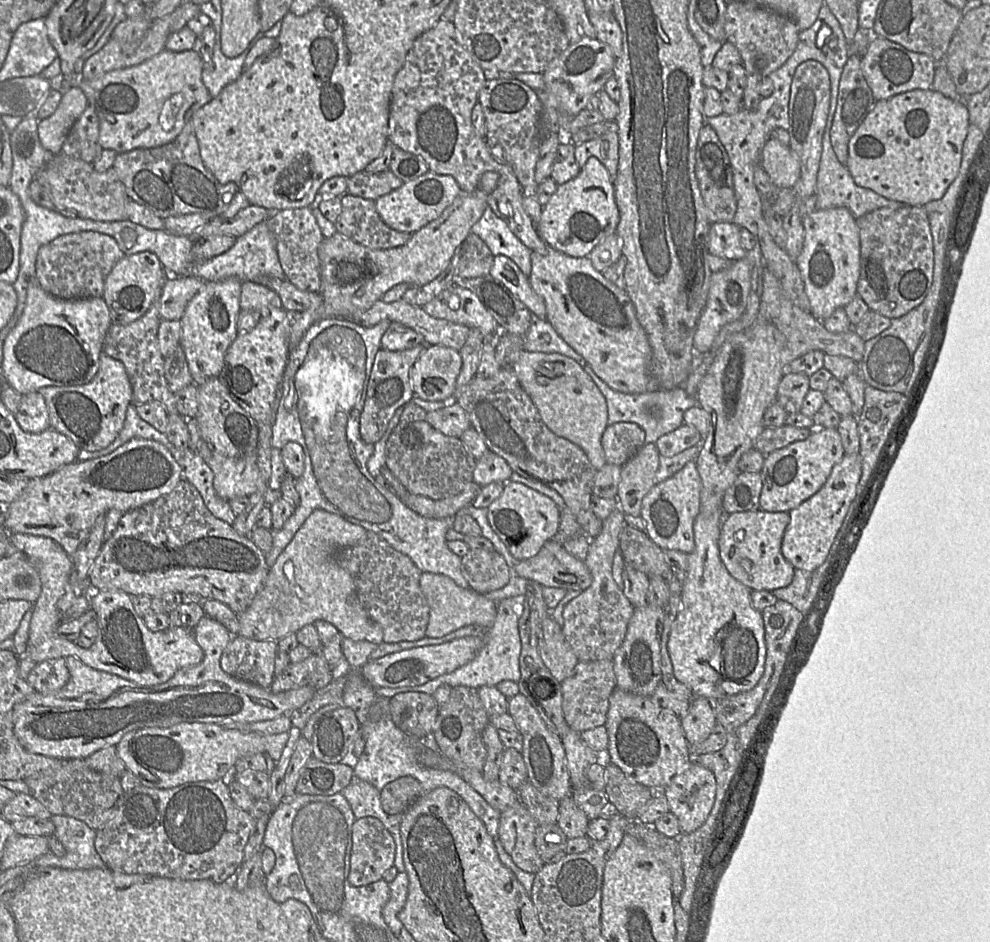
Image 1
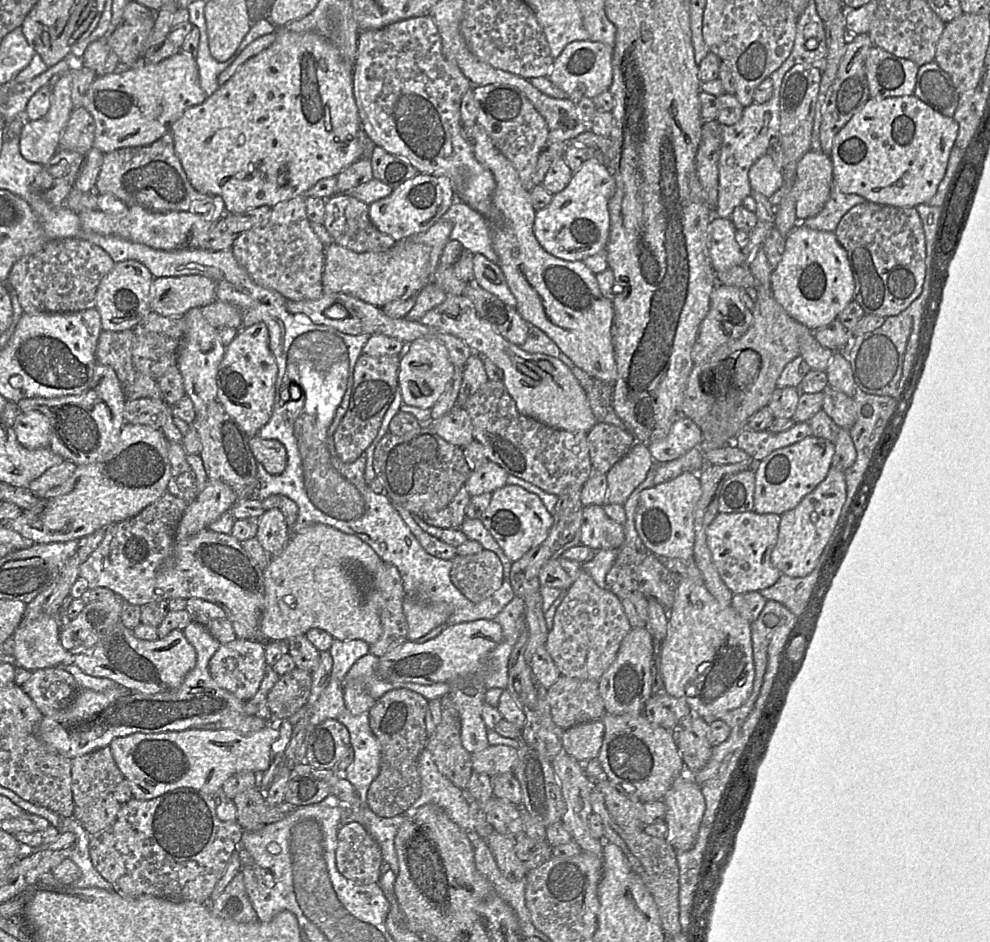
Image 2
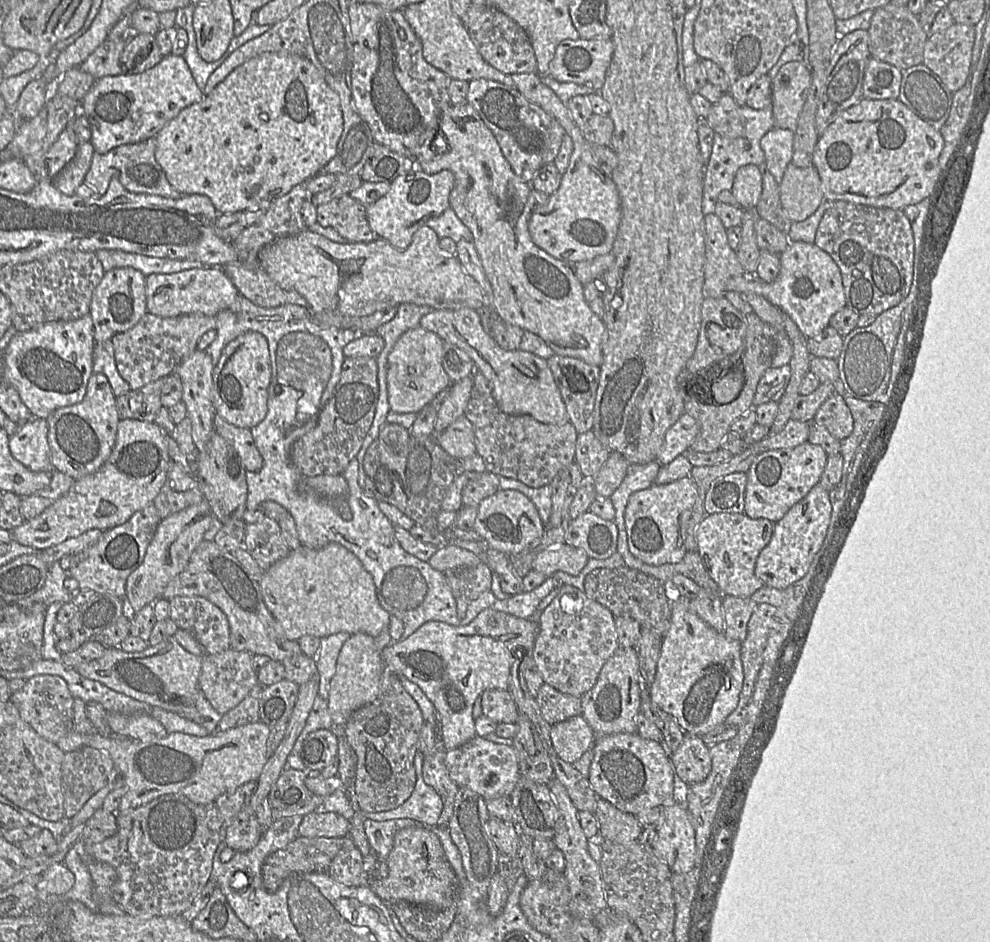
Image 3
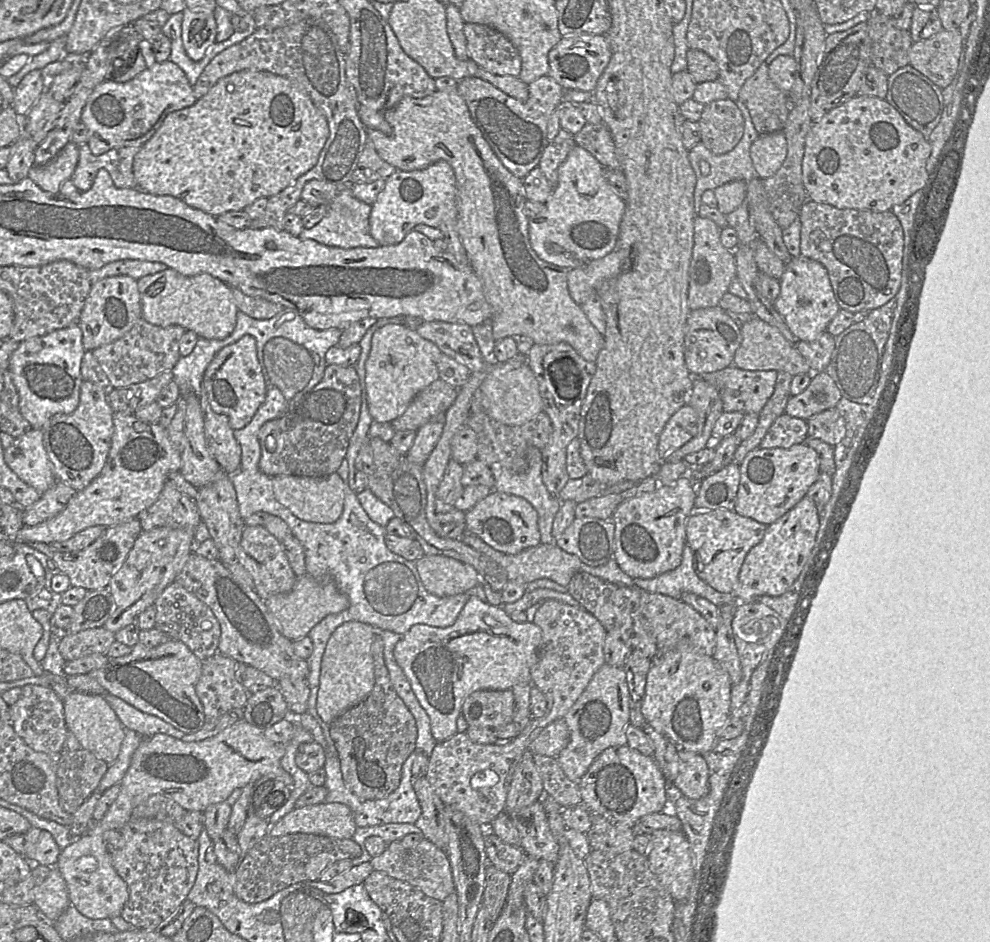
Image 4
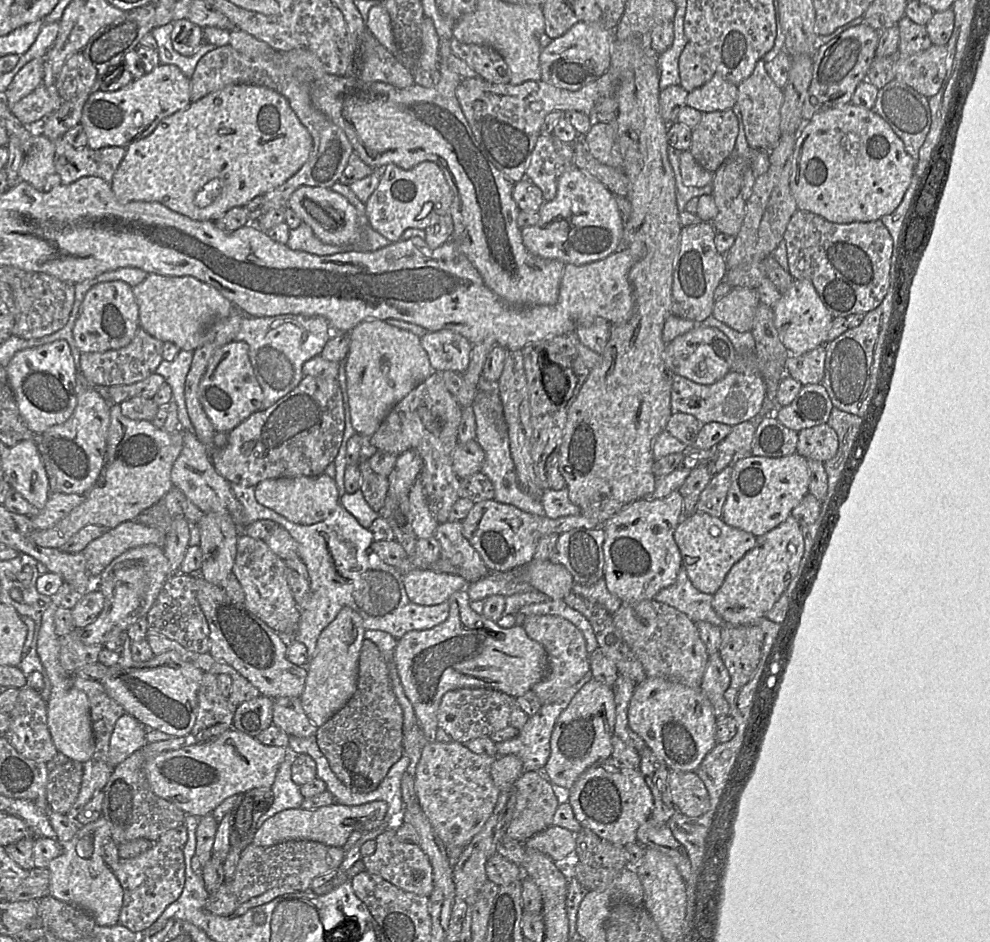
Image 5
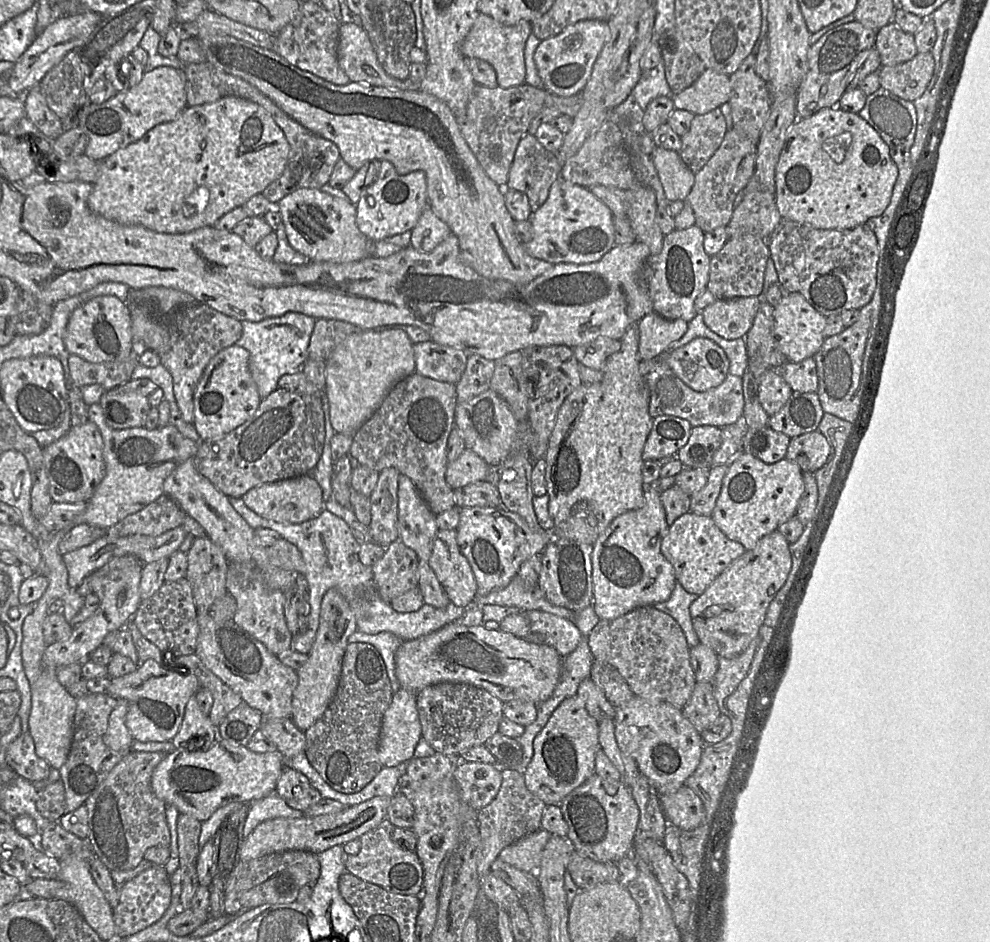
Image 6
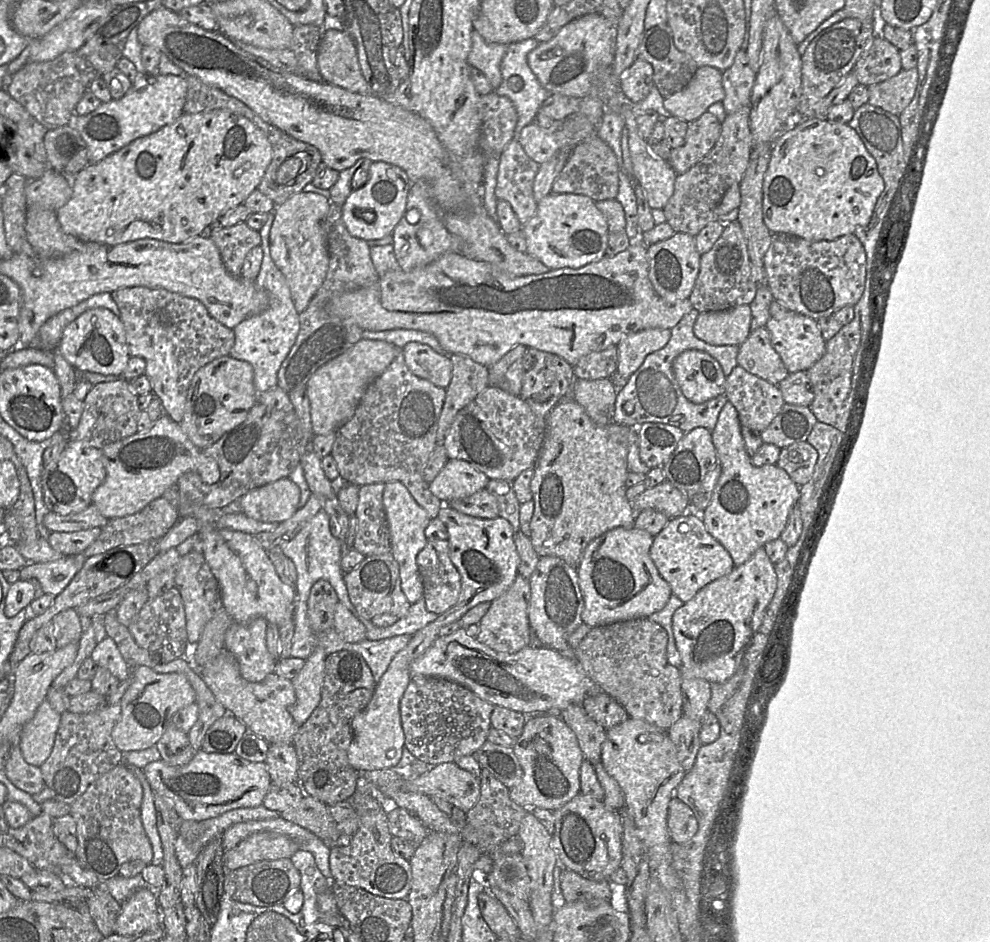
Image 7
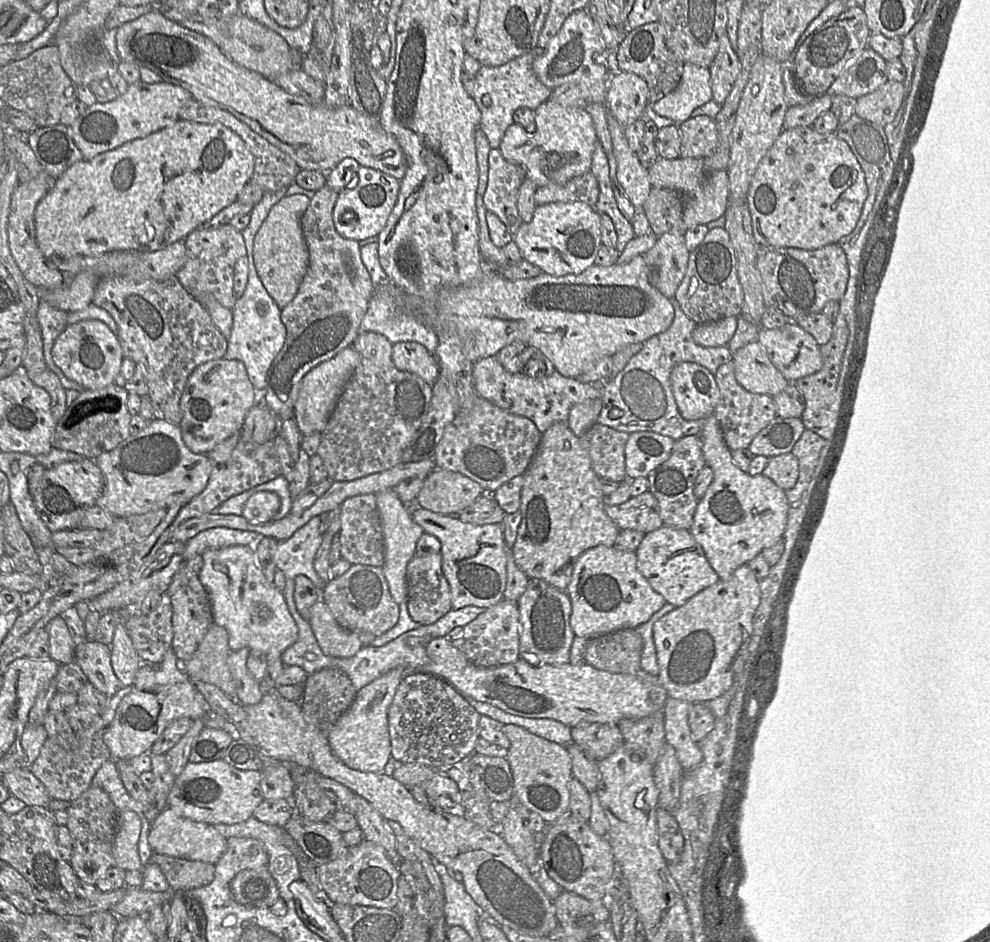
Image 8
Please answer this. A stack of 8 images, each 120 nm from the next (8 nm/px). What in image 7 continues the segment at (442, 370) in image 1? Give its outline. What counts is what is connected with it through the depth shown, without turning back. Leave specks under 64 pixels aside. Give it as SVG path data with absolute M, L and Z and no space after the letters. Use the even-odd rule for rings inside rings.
M361 339L343 354L321 366L305 386L310 404L311 432L314 436L336 432L355 413L367 387L379 377L398 356L401 349L394 344L381 340Z

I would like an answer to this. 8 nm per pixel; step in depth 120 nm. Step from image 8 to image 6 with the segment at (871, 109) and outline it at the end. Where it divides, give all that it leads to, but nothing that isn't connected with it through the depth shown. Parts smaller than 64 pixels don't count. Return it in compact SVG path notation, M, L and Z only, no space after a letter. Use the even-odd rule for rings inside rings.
M931 51L918 53L909 61L882 66L879 69L880 87L903 100L914 102L924 94L934 68L935 61Z

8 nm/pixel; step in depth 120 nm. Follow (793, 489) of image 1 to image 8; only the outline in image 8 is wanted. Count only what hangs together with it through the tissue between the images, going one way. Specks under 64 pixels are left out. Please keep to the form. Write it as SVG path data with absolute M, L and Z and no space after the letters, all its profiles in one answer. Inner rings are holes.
M714 414L705 419L699 435L706 465L712 468L714 478L704 496L698 500L689 531L702 547L719 579L727 580L738 567L754 559L764 549L783 541L788 520L788 500L785 490L770 478L762 474L751 476L735 465L732 451L725 443Z

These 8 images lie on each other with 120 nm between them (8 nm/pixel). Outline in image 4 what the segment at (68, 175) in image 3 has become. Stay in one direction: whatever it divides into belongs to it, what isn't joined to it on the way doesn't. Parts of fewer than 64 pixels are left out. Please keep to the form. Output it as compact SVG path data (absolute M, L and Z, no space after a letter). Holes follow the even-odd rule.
M69 142L48 163L35 165L28 172L28 178L43 191L60 193L63 182L70 180L79 160L79 145Z

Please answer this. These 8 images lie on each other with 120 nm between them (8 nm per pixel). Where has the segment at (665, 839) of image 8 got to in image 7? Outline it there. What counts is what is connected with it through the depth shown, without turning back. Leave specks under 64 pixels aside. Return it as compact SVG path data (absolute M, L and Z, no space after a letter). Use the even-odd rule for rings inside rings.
M676 797L669 802L667 827L671 841L678 844L689 841L698 829L693 811Z

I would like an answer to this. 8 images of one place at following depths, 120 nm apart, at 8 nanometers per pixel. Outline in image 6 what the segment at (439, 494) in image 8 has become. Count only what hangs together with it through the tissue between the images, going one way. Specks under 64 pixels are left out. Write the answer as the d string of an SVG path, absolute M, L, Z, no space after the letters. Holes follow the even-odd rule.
M465 449L456 460L448 464L445 479L453 489L486 480L489 465L475 452Z

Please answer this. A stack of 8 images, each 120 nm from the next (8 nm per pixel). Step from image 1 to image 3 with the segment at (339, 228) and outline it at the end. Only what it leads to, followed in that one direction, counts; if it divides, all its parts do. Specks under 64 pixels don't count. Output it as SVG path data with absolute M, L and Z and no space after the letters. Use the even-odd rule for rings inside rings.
M344 195L317 207L317 222L335 229L348 243L368 243L380 239L370 229L366 206Z

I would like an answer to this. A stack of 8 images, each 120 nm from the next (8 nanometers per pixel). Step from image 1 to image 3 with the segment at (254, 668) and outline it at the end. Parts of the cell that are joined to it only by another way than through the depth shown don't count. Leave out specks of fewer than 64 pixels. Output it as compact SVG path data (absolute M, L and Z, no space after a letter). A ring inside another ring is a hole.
M231 648L213 655L204 655L198 678L199 688L211 706L221 715L237 706L258 683L257 671L252 665L253 655Z

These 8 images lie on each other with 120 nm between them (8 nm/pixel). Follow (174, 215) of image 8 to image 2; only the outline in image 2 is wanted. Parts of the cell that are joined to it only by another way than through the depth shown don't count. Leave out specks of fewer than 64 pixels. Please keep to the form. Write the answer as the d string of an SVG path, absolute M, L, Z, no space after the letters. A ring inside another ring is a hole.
M284 26L277 27L274 43L250 58L233 76L221 85L212 95L196 106L186 109L173 123L170 133L173 136L174 150L191 185L200 193L217 195L224 201L226 214L238 214L259 207L273 207L300 195L304 195L319 180L336 177L345 168L361 159L366 133L361 127L358 108L353 94L353 65L348 63L336 46L312 32L296 33Z

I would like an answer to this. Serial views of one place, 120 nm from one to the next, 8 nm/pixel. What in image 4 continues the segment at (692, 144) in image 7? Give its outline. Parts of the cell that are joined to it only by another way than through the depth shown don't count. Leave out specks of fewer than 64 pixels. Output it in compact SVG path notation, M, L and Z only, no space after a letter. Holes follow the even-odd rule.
M730 98L706 105L698 122L701 142L716 155L733 150L744 134L742 112Z

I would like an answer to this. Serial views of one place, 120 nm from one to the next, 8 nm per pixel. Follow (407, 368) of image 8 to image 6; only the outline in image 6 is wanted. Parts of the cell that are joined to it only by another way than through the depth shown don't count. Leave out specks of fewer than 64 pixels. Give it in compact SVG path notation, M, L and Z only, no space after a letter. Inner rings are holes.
M433 340L413 344L413 352L417 374L454 385L460 380L469 356Z

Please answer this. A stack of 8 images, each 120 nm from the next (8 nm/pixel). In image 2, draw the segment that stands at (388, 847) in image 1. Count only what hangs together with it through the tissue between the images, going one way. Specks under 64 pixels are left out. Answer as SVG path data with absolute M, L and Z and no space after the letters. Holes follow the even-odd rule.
M358 822L345 823L338 831L336 866L339 873L356 885L379 882L383 857L381 848Z

